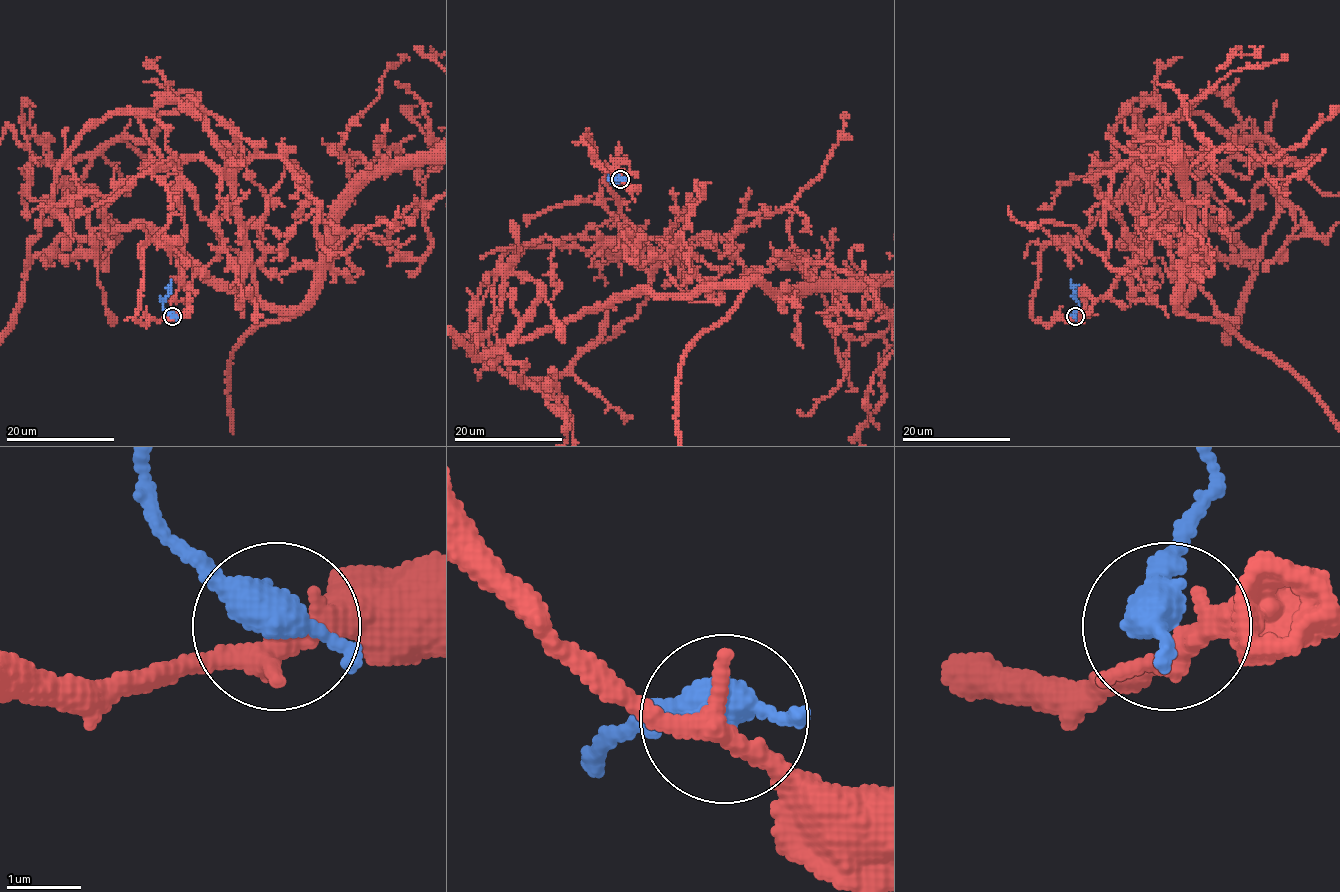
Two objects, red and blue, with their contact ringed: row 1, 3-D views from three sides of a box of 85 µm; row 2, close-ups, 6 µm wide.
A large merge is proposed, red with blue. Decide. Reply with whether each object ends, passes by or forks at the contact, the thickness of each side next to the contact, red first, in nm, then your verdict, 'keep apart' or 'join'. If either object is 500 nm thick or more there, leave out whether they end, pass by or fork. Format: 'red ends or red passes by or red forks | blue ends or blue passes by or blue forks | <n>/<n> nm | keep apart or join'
red forks | blue passes by | 280/400 nm | keep apart

